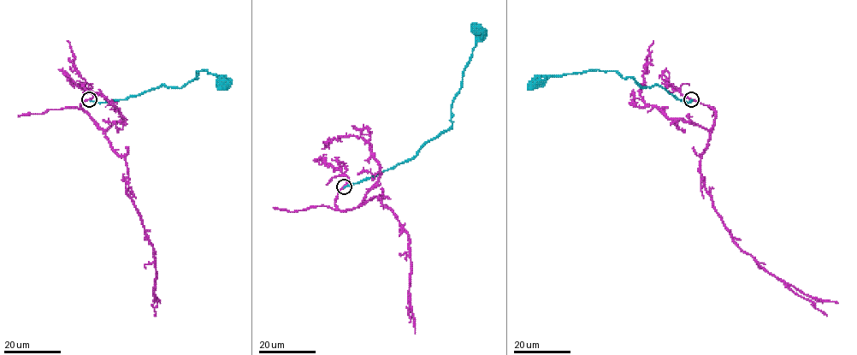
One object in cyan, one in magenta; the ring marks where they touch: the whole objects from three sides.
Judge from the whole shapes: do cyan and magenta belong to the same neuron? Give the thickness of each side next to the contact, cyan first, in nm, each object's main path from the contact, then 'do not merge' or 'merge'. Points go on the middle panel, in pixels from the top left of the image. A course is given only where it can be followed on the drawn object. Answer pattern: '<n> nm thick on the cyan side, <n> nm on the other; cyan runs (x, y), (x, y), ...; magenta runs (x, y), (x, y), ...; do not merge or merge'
220 nm thick on the cyan side, 240 nm on the other; cyan runs (344, 187), (411, 159), (425, 143), (451, 126), (452, 102), (461, 86), (463, 71), (475, 45), (476, 29); magenta runs (344, 186), (335, 202), (339, 210), (352, 210), (381, 196), (381, 203), (406, 232), (408, 298), (415, 334); merge

